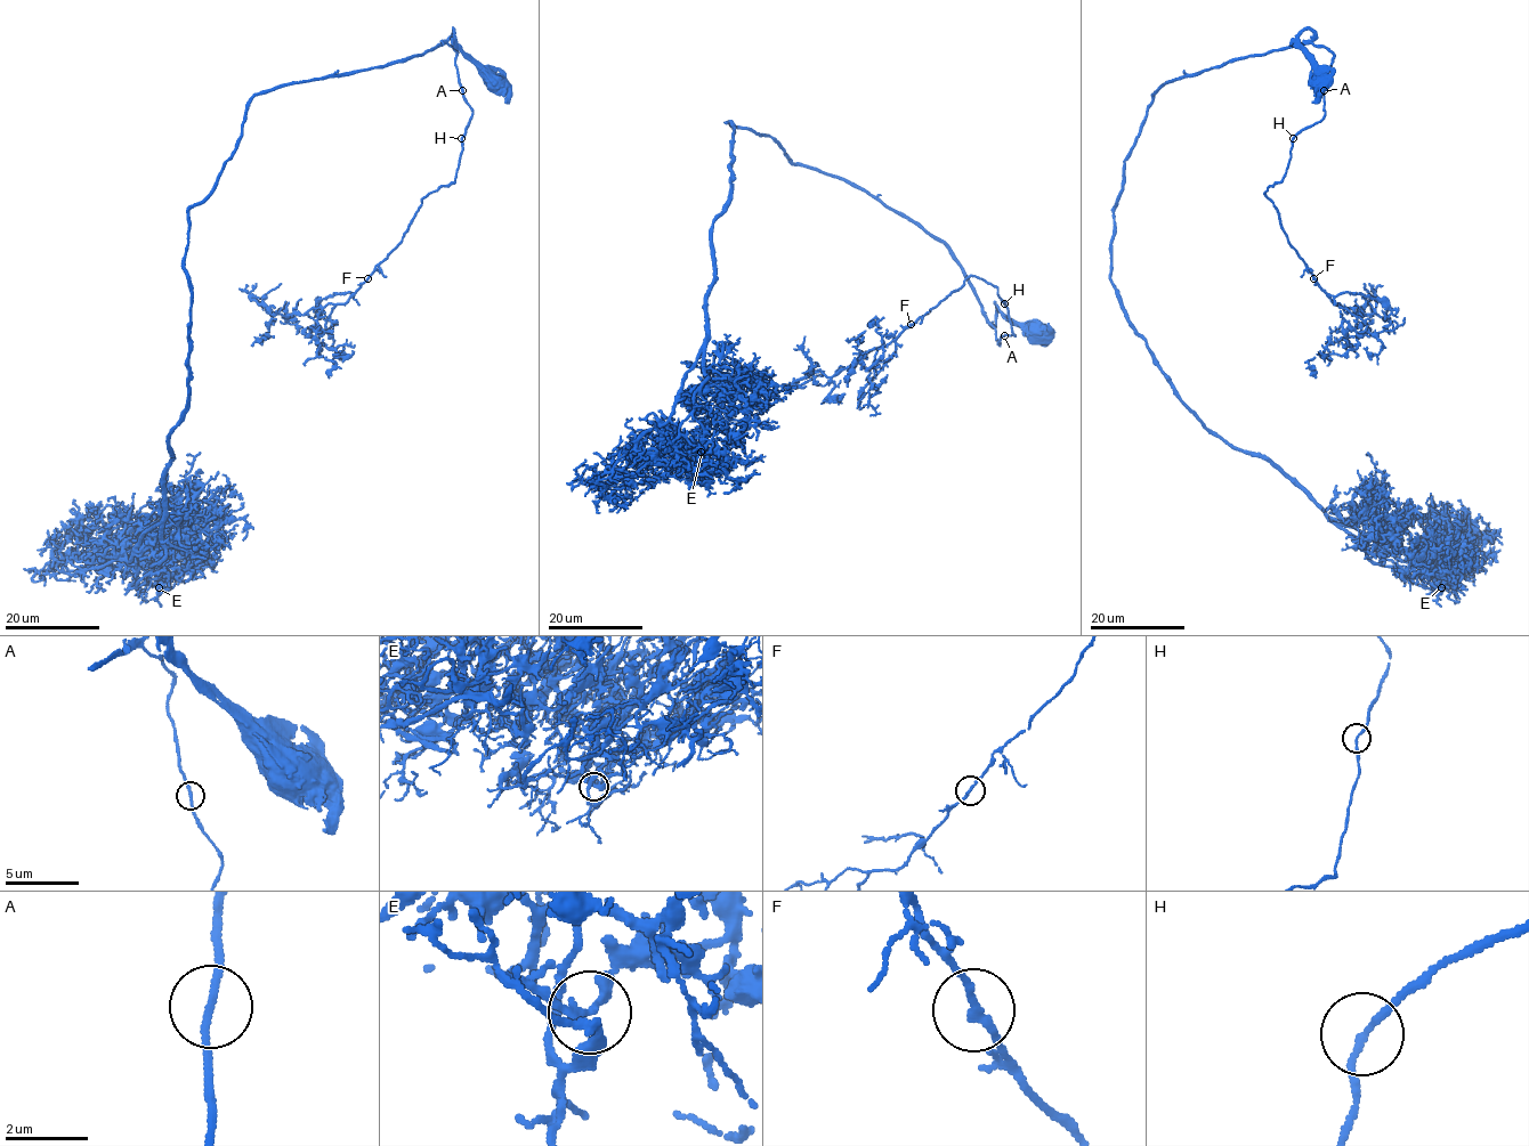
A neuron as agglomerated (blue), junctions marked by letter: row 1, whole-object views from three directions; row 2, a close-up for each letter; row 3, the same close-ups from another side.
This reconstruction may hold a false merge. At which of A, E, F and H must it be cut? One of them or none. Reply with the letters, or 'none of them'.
none of them

